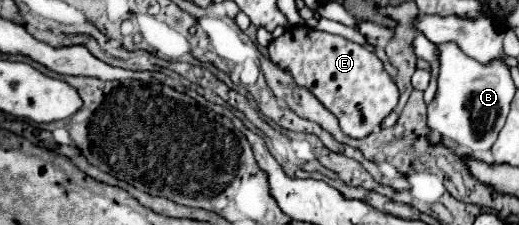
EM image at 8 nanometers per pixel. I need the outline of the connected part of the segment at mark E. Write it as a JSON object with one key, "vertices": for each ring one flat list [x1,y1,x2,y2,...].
{"vertices":[[299,25,289,27,281,37,273,39,267,49,269,59,287,69,297,85,307,87,323,107,337,117,341,131,349,137,367,137,399,101,399,89,383,69,377,55,345,37]]}

